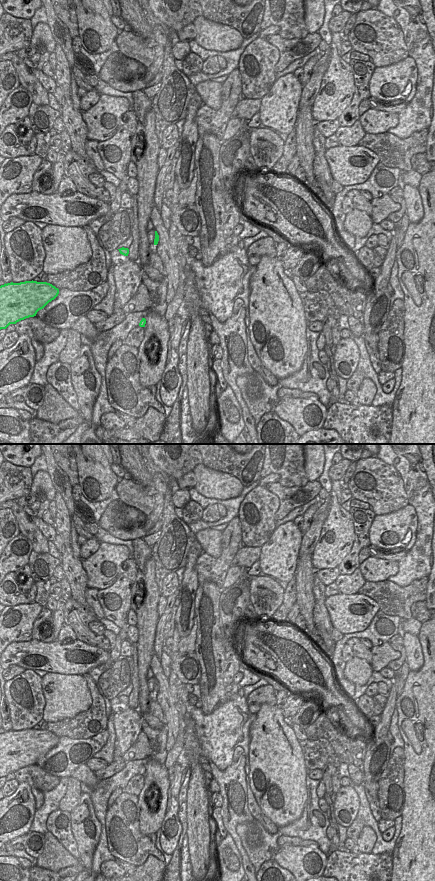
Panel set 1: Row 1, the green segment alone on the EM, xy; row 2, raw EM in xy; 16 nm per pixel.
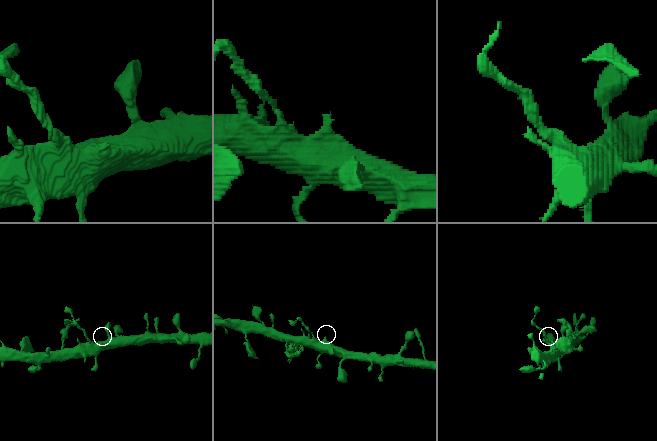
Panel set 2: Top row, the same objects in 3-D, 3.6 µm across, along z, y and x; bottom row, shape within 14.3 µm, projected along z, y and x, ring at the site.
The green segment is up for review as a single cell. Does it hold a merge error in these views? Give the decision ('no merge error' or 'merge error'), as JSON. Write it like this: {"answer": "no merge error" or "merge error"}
{"answer": "merge error"}

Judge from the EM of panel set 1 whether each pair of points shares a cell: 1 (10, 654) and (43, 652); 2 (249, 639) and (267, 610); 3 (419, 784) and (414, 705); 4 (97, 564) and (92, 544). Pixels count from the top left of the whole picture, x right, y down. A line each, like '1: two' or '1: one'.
1: one
2: two
3: one
4: two

